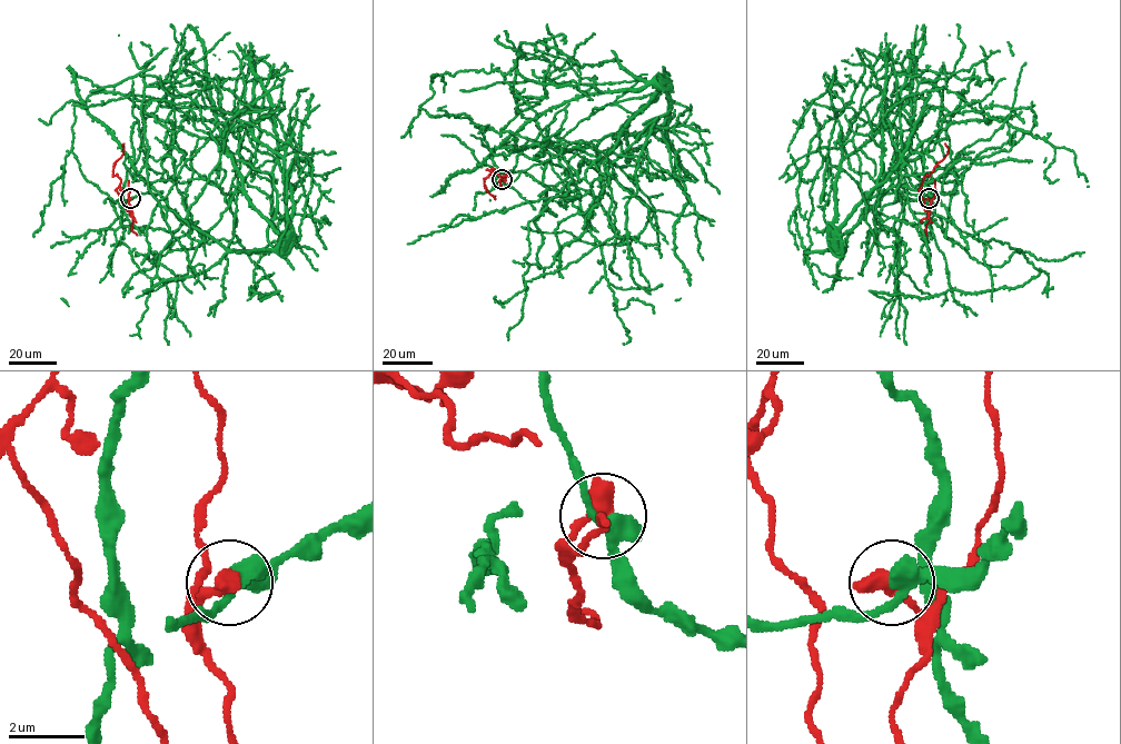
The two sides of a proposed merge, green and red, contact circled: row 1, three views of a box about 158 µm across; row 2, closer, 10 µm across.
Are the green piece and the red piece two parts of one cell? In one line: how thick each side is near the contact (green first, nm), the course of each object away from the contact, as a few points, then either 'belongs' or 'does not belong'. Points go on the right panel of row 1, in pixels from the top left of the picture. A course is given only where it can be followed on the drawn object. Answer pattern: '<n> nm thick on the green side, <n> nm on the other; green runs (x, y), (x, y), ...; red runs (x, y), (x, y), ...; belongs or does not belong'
400 nm thick on the green side, 500 nm on the other; green runs (929, 198), (879, 224), (903, 219), (910, 140), (827, 276), (800, 181), (822, 231), (829, 151), (888, 237); red runs (929, 199), (929, 216), (920, 188), (926, 175), (948, 152), (945, 144); does not belong

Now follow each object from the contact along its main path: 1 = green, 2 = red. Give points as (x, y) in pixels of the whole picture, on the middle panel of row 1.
1: (502, 179), (487, 128), (602, 160), (657, 87), (579, 85), (524, 42), (546, 59), (436, 75), (402, 137)
2: (502, 179), (488, 169), (493, 172), (484, 179), (484, 187), (495, 199), (495, 196)

